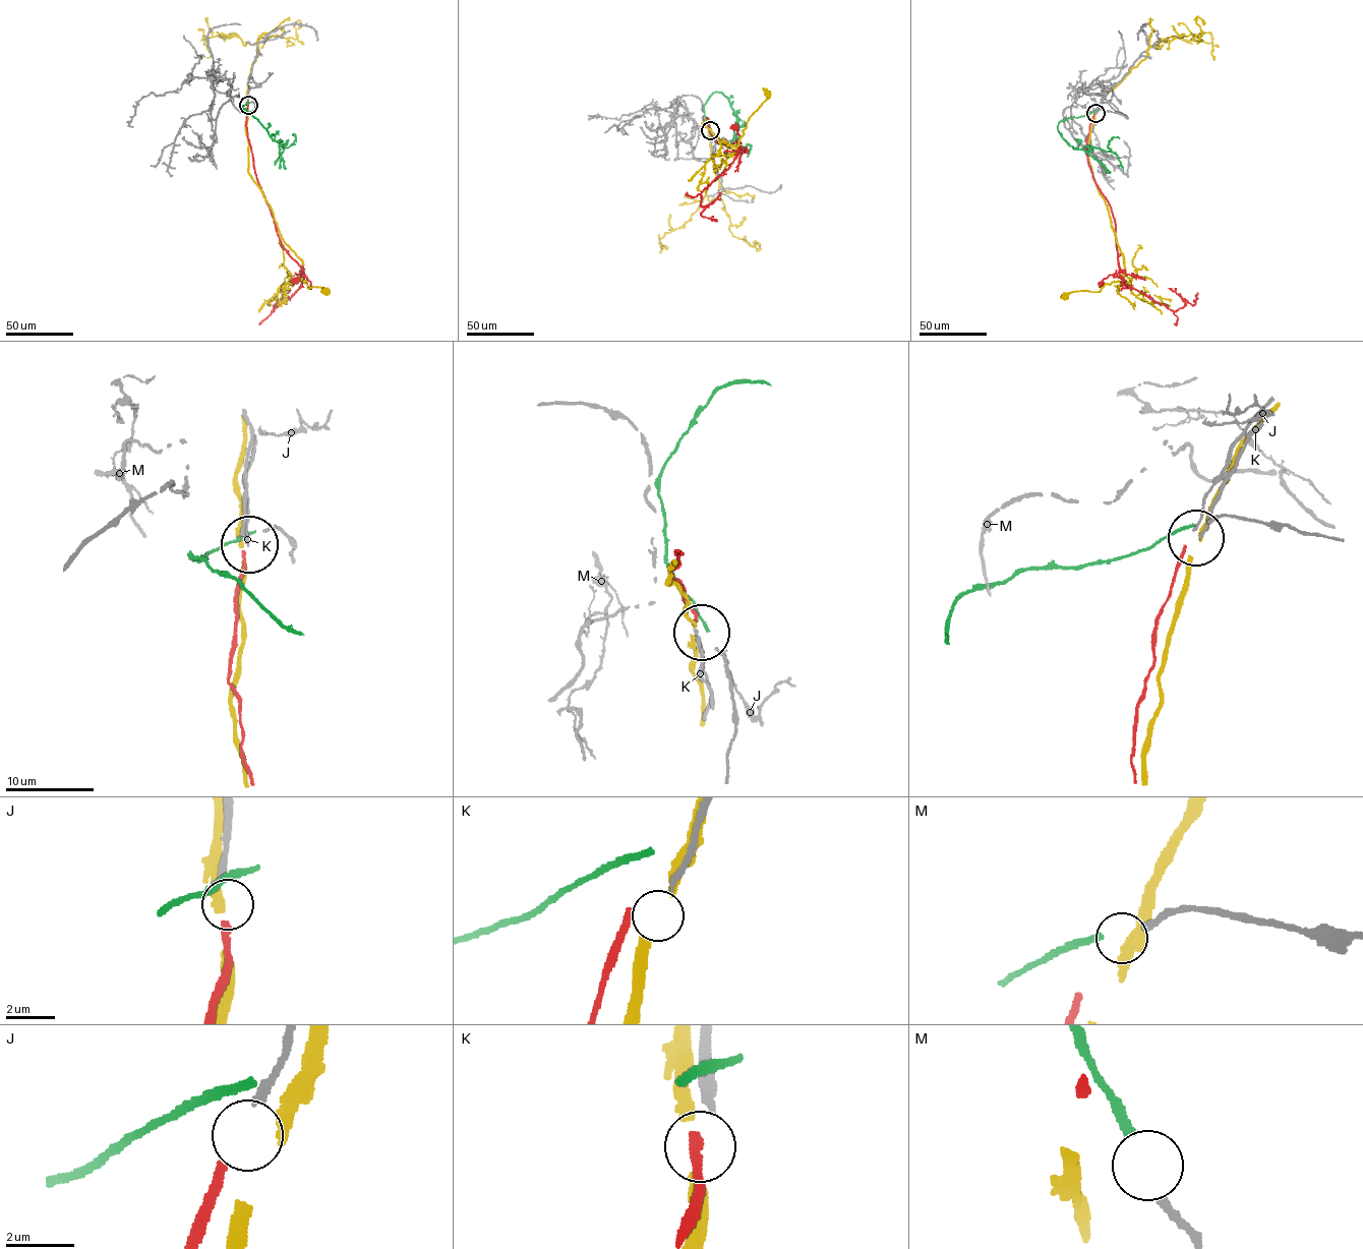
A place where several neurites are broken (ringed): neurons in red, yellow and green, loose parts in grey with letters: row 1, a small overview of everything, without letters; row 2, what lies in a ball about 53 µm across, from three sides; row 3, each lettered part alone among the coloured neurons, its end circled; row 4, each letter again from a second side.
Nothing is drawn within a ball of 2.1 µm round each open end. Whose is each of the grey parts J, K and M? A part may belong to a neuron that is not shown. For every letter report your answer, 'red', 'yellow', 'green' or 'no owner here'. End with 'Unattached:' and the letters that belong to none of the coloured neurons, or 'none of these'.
J: red
K: no owner here
M: green
Unattached: K

